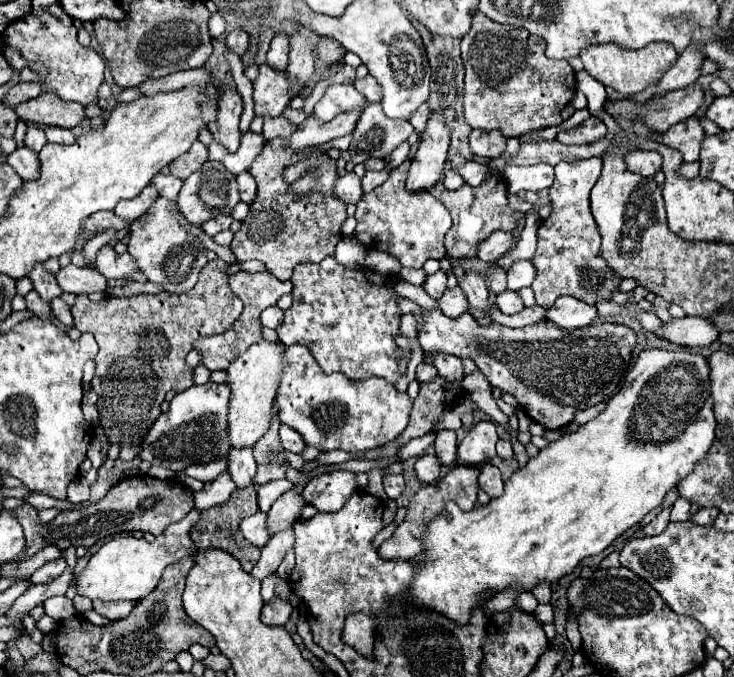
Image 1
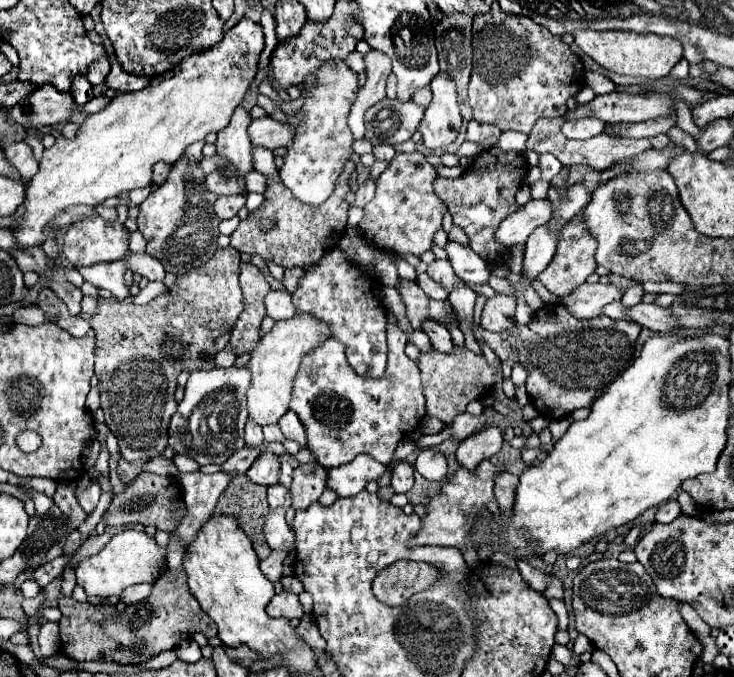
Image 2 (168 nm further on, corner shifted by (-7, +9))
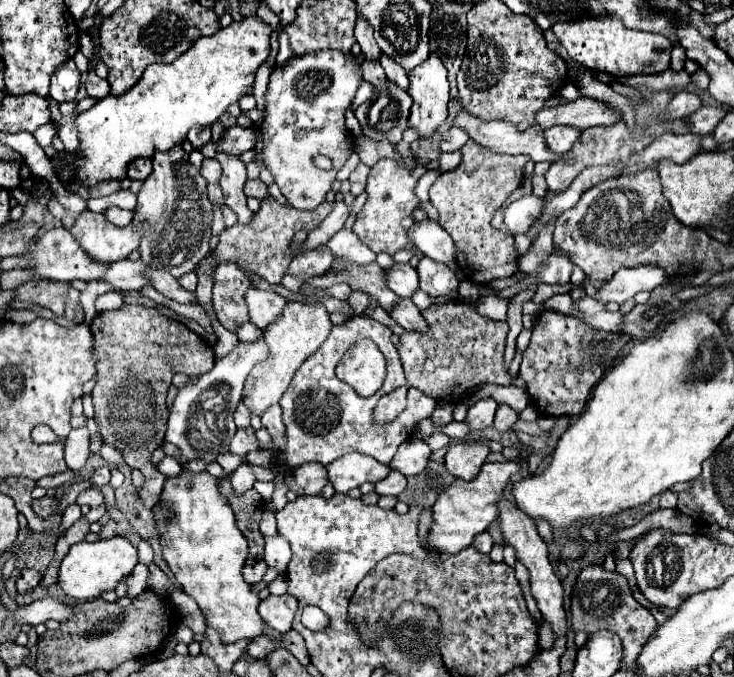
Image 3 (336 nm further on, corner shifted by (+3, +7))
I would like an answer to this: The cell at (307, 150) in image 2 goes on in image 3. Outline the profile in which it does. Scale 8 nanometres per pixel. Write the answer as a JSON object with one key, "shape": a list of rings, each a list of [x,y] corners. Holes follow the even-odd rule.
{"shape":[[[328,49],[322,53],[308,53],[306,57],[292,57],[282,67],[274,67],[266,91],[262,159],[274,175],[282,195],[294,209],[314,209],[324,203],[336,173],[352,155],[354,141],[346,131],[344,113],[350,107],[360,83],[362,71],[352,51],[338,53]],[[318,153],[332,159],[334,165],[330,171],[320,171],[312,163]]]}

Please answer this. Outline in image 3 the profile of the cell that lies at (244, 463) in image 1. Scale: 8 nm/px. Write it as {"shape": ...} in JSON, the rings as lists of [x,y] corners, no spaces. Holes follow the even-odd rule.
{"shape":[[[240,401],[236,411],[234,411],[234,423],[236,427],[250,427],[250,411],[246,409],[246,405]]]}

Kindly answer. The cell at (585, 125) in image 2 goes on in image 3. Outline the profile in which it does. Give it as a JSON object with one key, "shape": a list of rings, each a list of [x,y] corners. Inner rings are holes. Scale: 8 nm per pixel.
{"shape":[[[550,127],[544,131],[546,133],[546,145],[550,145],[550,149],[554,149],[554,153],[566,153],[576,139],[580,137],[580,131],[574,127]]]}

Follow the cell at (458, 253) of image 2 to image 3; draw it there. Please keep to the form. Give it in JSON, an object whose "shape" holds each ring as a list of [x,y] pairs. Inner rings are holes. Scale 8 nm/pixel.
{"shape":[[[432,219],[414,223],[414,227],[410,229],[410,241],[422,255],[426,255],[434,261],[440,261],[446,265],[456,261],[452,237],[440,227],[440,223],[436,223]]]}

